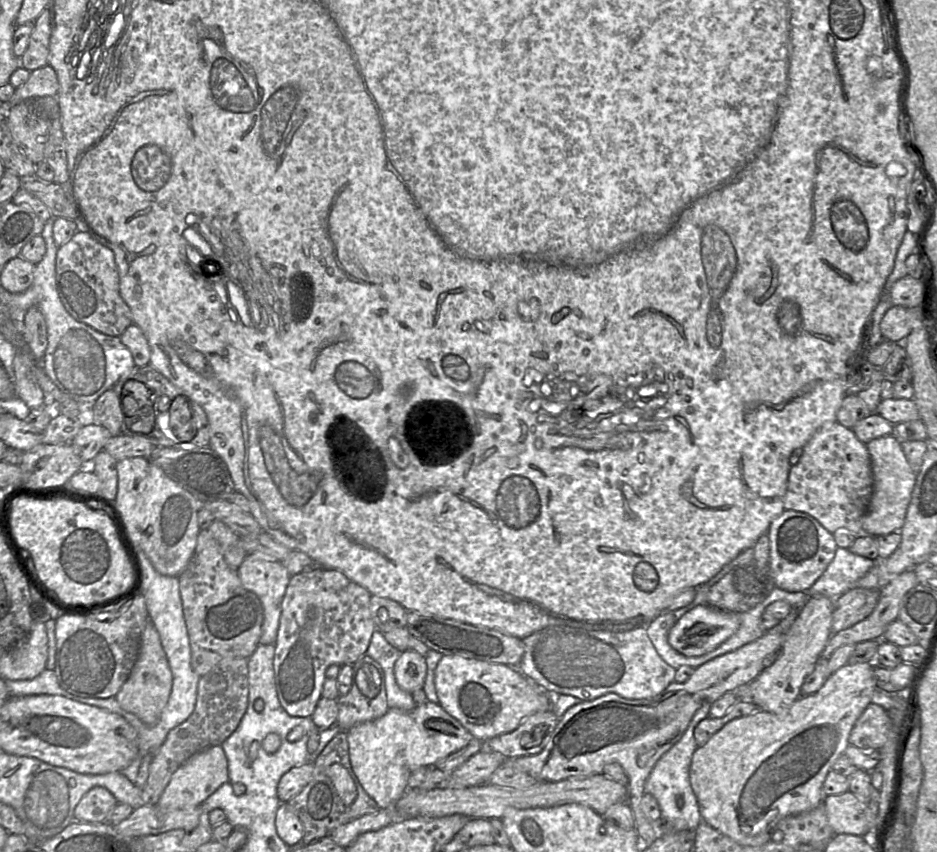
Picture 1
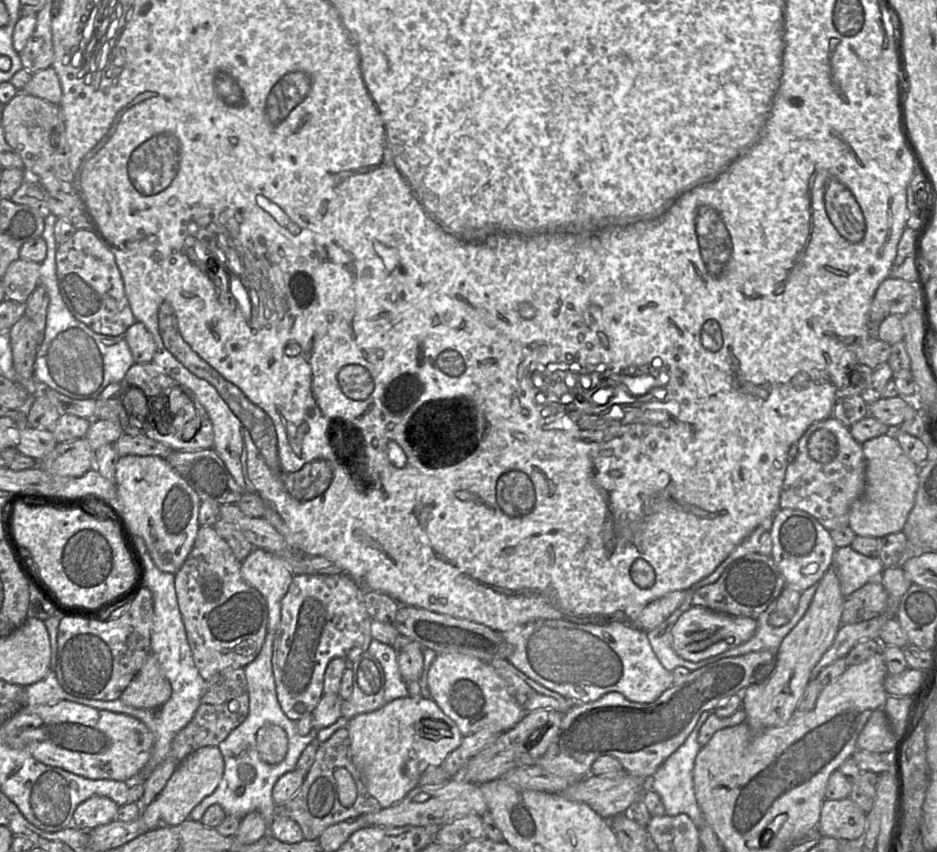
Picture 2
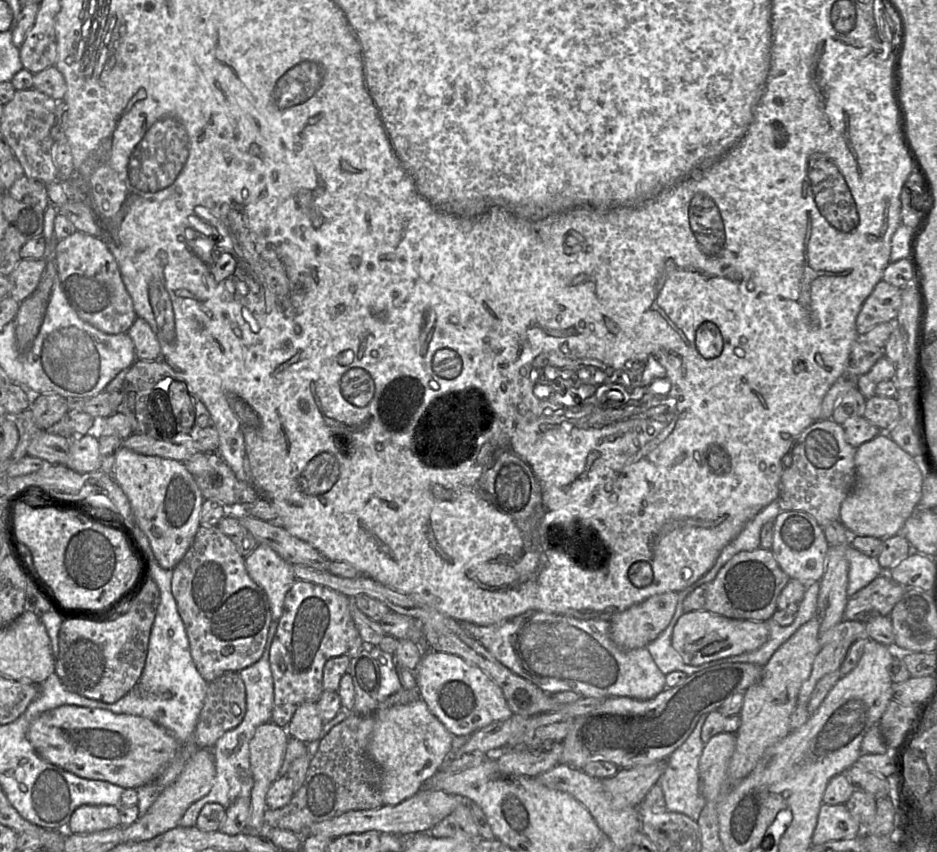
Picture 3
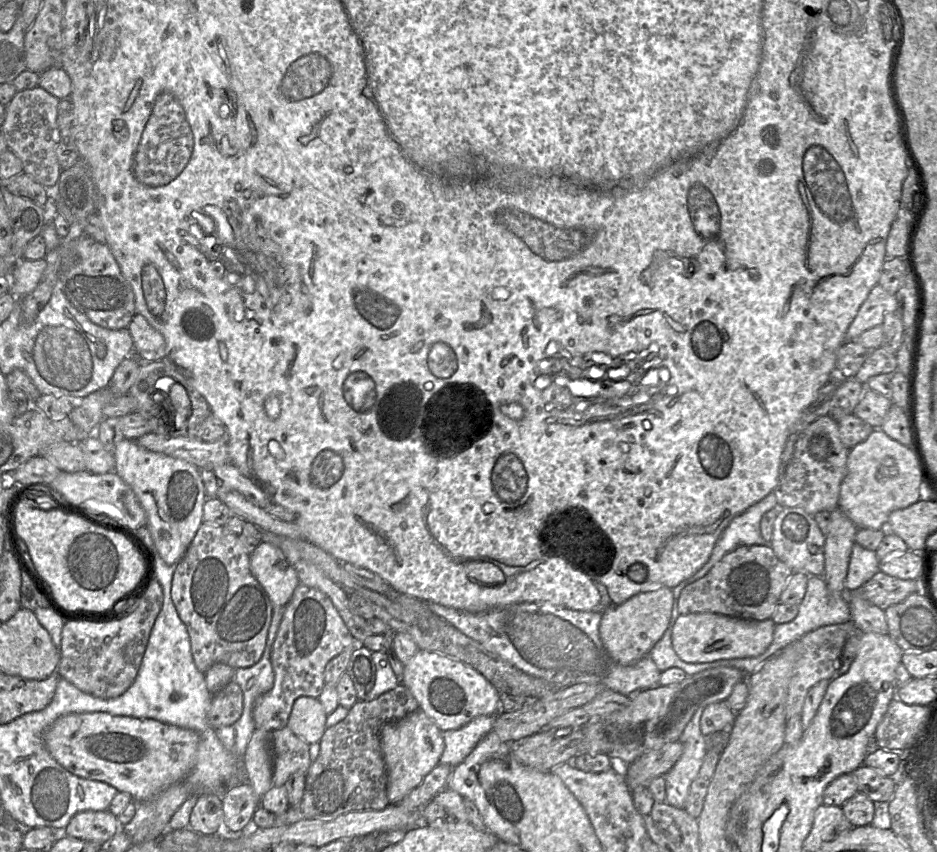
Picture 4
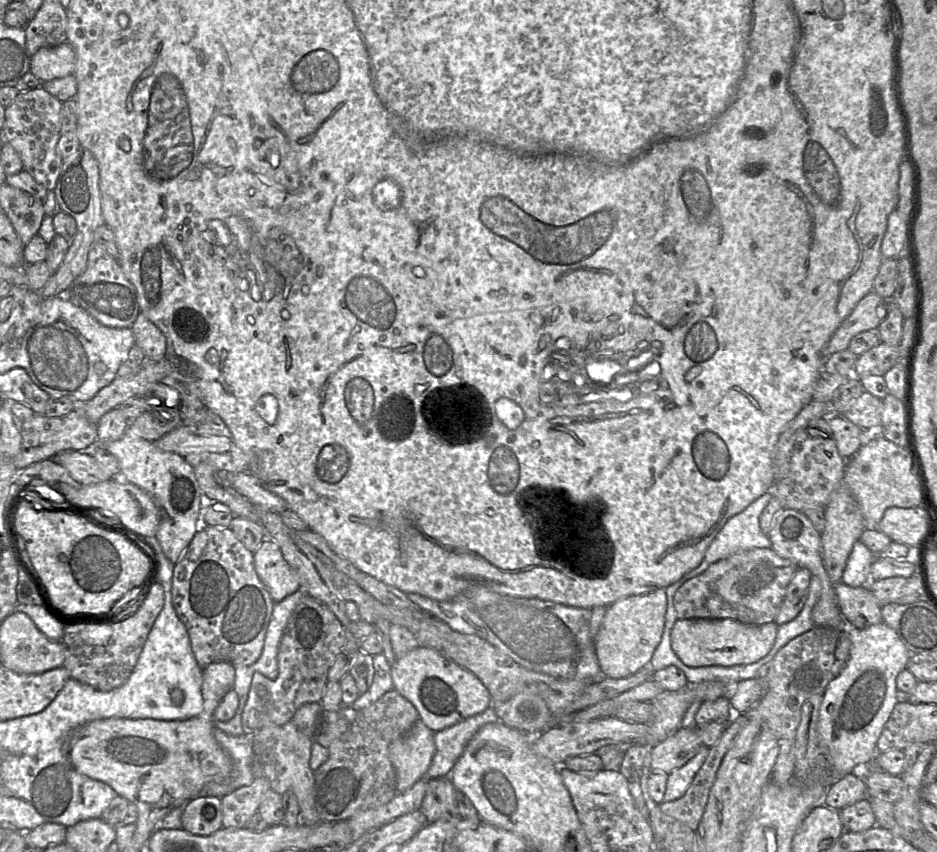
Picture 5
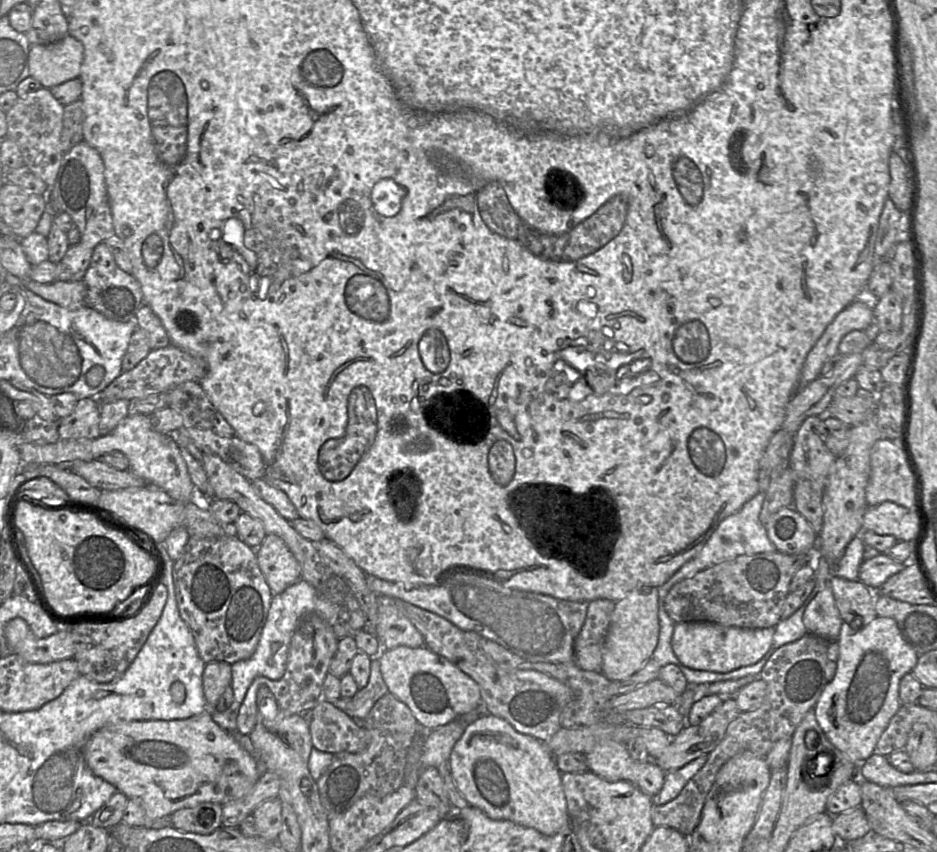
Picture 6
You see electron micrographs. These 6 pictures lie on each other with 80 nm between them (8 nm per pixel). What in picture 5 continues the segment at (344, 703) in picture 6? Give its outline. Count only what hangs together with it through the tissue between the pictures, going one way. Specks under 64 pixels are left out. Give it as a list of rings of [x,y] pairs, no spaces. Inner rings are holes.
[[[384,654],[373,656],[374,676],[370,688],[363,694],[360,694],[351,707],[355,711],[360,711],[371,706],[386,692],[393,690],[393,681],[391,677],[391,665]]]

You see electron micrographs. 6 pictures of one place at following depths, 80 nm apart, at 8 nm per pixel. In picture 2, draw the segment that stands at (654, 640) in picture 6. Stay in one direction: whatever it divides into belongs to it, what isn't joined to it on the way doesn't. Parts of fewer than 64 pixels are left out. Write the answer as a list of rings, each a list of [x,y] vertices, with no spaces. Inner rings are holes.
[[[672,591],[649,603],[639,614],[634,626],[649,632],[667,619],[683,602],[685,591]]]

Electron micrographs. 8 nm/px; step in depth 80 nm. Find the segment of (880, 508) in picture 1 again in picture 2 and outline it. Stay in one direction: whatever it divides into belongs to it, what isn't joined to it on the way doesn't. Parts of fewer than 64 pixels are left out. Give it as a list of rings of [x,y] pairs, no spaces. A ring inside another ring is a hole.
[[[893,431],[864,442],[862,450],[865,460],[865,487],[862,495],[849,508],[848,527],[856,536],[874,538],[882,538],[892,533],[901,532],[915,503],[919,466],[902,450]]]

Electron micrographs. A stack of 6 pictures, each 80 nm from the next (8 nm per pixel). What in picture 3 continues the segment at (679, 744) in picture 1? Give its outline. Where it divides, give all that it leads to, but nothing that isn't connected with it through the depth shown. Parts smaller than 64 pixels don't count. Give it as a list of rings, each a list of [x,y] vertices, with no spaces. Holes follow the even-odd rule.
[[[706,716],[700,717],[684,743],[667,758],[665,769],[657,781],[664,794],[666,810],[685,814],[696,822],[706,802],[700,793],[699,777],[699,761],[705,746],[701,740],[701,730]]]

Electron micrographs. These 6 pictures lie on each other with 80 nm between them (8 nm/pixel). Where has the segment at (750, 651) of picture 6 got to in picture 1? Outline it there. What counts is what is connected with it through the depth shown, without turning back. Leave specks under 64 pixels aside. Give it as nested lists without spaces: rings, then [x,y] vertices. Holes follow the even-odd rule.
[[[697,605],[670,629],[668,642],[686,657],[704,655],[731,637],[739,627],[739,613]]]

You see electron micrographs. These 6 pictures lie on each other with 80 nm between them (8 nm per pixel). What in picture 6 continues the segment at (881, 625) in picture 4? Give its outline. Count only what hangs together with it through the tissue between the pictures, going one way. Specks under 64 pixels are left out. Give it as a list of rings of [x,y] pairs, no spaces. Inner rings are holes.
[[[832,576],[830,586],[843,622],[851,623],[854,619],[861,619],[865,623],[877,616],[875,590],[861,581]]]

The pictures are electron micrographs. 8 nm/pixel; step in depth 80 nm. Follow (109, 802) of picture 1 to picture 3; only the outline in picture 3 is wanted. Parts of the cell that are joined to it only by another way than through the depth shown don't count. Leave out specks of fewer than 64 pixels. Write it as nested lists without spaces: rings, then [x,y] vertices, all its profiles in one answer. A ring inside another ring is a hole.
[[[82,805],[71,815],[67,834],[90,834],[121,826],[119,806]]]

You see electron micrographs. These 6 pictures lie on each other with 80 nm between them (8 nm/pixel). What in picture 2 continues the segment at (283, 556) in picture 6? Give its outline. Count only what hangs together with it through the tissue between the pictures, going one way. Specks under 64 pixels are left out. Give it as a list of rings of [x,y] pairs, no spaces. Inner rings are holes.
[[[262,548],[253,551],[241,562],[242,578],[257,589],[268,607],[268,632],[276,632],[281,620],[281,604],[293,579],[288,565],[277,554]]]

